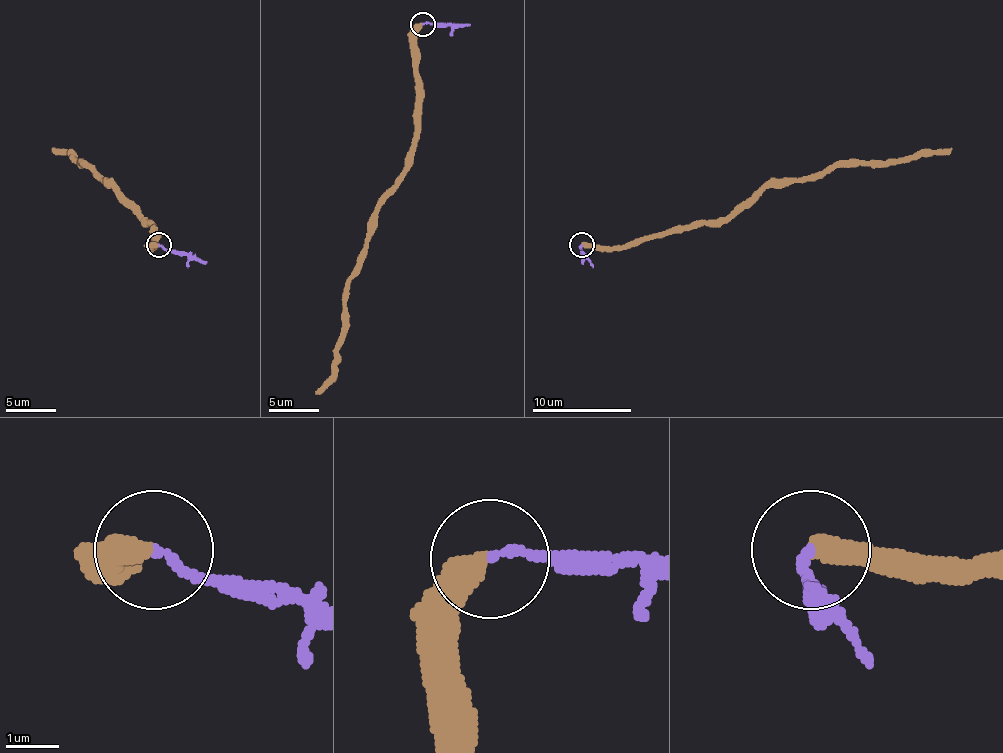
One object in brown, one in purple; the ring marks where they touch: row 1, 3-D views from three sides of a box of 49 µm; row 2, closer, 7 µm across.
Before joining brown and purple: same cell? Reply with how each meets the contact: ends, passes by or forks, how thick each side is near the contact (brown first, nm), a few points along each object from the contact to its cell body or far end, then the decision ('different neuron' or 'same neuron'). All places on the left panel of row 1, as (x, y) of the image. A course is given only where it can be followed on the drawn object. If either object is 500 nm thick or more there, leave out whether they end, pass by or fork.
brown ends; purple ends; calibres 440 and 170 nm; course brown (158, 245), (153, 248), (153, 231), (103, 178), (74, 156), (51, 148); course purple (158, 245), (191, 253), (206, 263); different neuron

